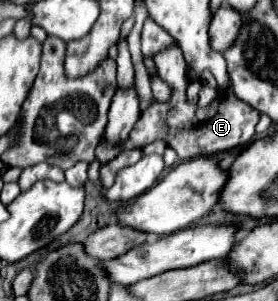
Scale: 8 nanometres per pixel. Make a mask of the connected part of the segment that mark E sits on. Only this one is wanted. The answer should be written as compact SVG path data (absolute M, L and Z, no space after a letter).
M179 46L165 48L153 60L157 64L157 70L163 82L171 86L171 98L167 102L153 100L151 106L147 106L141 112L137 124L133 126L133 132L129 132L129 140L125 140L121 148L109 148L109 142L101 138L99 146L95 148L95 158L101 164L111 162L123 150L143 148L151 144L153 140L163 140L167 146L171 146L177 152L179 160L191 160L197 156L211 156L223 150L231 150L235 146L243 146L253 138L255 126L259 122L259 112L251 108L249 104L245 104L243 100L239 100L235 92L231 90L231 86L227 86L225 90L219 90L213 104L201 108L197 104L187 102L187 86L191 80L187 76L187 64L185 64L181 48Z

